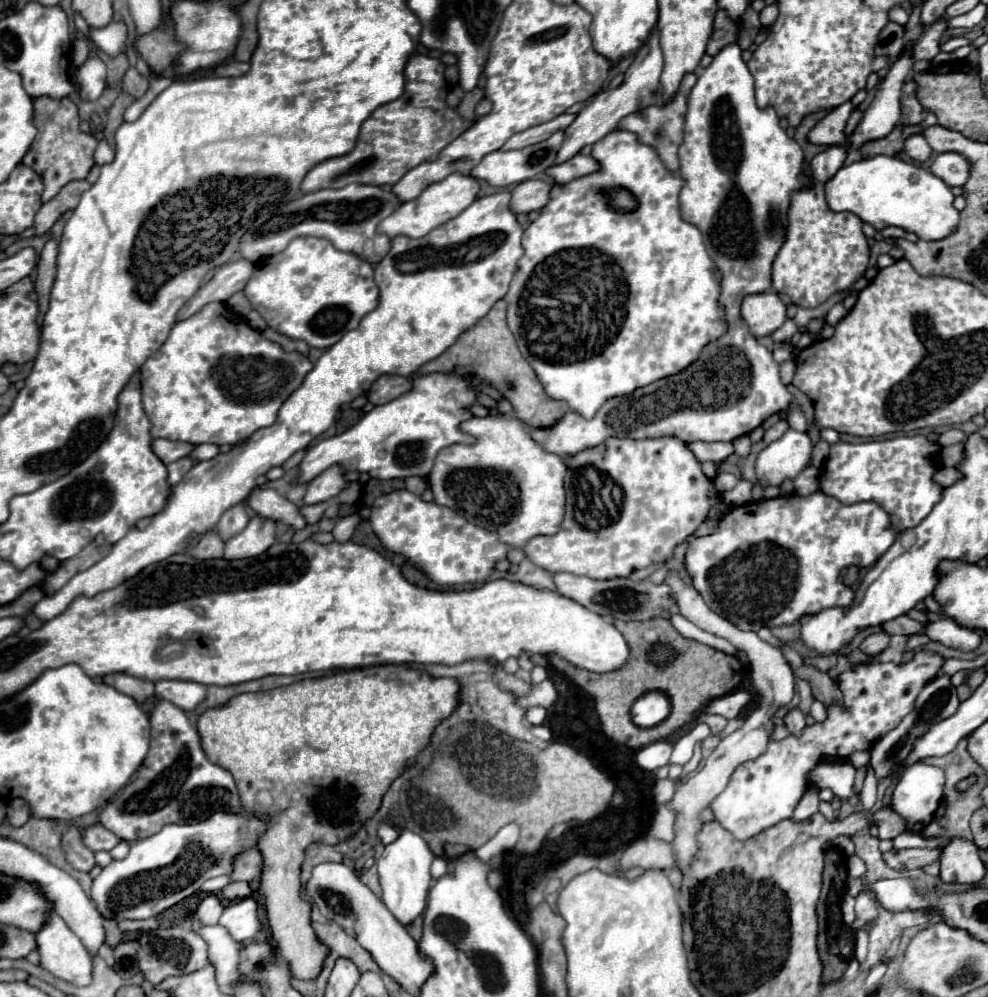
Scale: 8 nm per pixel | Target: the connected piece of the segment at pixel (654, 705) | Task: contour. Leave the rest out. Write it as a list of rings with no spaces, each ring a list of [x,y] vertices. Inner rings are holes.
[[[648,691],[632,705],[632,721],[638,727],[654,727],[670,715],[670,707],[672,705],[668,703],[668,697],[662,691]]]

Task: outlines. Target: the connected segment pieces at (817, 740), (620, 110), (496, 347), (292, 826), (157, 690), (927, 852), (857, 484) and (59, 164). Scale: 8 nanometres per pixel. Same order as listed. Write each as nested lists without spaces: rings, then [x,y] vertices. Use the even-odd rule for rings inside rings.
[[[920,651],[904,665],[862,663],[856,669],[842,673],[838,685],[844,693],[844,701],[842,705],[832,705],[828,709],[828,719],[824,723],[806,727],[800,737],[788,735],[784,741],[772,741],[762,757],[750,761],[746,769],[736,769],[728,787],[710,803],[718,823],[736,839],[748,839],[762,829],[792,817],[794,807],[808,789],[808,771],[824,755],[848,757],[852,751],[870,749],[870,743],[880,739],[882,733],[892,731],[910,713],[924,683],[936,677],[942,661],[940,655]]]
[[[654,29],[654,33],[650,35],[648,43],[638,51],[636,59],[632,61],[632,65],[628,67],[626,75],[624,75],[624,81],[620,87],[612,89],[612,91],[602,91],[596,95],[596,99],[586,105],[576,121],[566,129],[564,133],[564,141],[562,141],[562,147],[556,155],[556,163],[566,163],[568,159],[572,159],[572,155],[578,155],[582,151],[582,147],[586,145],[594,145],[596,141],[604,139],[604,135],[612,133],[618,125],[618,121],[634,111],[640,111],[648,105],[654,105],[660,101],[660,73],[662,73],[662,51],[660,51],[660,45],[658,45],[658,31]]]
[[[498,301],[492,311],[478,321],[472,329],[464,331],[458,341],[448,347],[440,357],[426,363],[420,373],[434,373],[434,371],[460,371],[460,373],[476,373],[482,381],[496,387],[512,405],[514,413],[520,421],[524,421],[528,427],[548,427],[554,425],[562,413],[568,411],[568,403],[556,401],[546,395],[540,379],[536,379],[536,373],[528,365],[528,361],[520,355],[514,335],[510,333],[506,325],[506,303]]]
[[[378,665],[378,667],[364,667],[364,669],[350,669],[350,671],[338,671],[332,675],[324,675],[324,677],[314,677],[314,679],[302,679],[296,683],[290,683],[286,687],[276,687],[270,691],[260,691],[260,693],[244,693],[244,695],[236,695],[232,697],[224,707],[214,707],[208,709],[200,715],[198,719],[198,733],[202,739],[202,747],[204,753],[208,755],[208,759],[220,767],[224,767],[226,771],[232,773],[232,777],[236,779],[236,787],[242,799],[242,805],[246,811],[250,813],[260,813],[266,815],[270,821],[270,829],[266,831],[266,835],[260,839],[258,849],[266,861],[266,869],[264,869],[264,877],[262,877],[262,889],[266,893],[266,913],[268,913],[268,921],[270,921],[270,929],[274,935],[274,941],[278,945],[278,951],[282,955],[282,959],[290,965],[290,971],[296,979],[300,981],[310,981],[316,979],[322,969],[324,969],[324,961],[328,957],[328,947],[324,947],[324,943],[320,943],[320,939],[316,939],[316,931],[312,927],[312,903],[306,901],[302,897],[302,879],[300,879],[300,867],[304,861],[304,849],[310,843],[324,843],[324,845],[338,845],[348,841],[352,835],[356,835],[366,821],[370,821],[376,811],[382,807],[382,797],[386,795],[386,791],[390,789],[390,785],[394,783],[394,779],[398,779],[406,767],[414,765],[418,755],[422,753],[422,749],[426,745],[432,743],[434,731],[440,725],[440,721],[448,719],[448,715],[452,715],[452,711],[460,705],[460,681],[452,679],[452,677],[432,677],[428,675],[428,671],[424,669],[412,669],[406,665]],[[264,791],[268,791],[272,795],[272,805],[264,805]]]
[[[158,681],[154,685],[154,695],[148,697],[144,703],[140,703],[140,709],[150,715],[156,707],[158,701],[166,699],[170,703],[174,703],[176,707],[184,709],[184,711],[192,711],[196,709],[196,705],[206,697],[206,687],[200,683],[192,683],[192,681]]]
[[[892,849],[884,853],[884,861],[898,871],[906,869],[920,869],[934,861],[940,861],[942,849]]]
[[[900,435],[886,441],[866,441],[866,443],[836,443],[830,445],[830,457],[826,459],[820,471],[820,491],[826,495],[836,497],[844,505],[852,505],[858,501],[874,501],[878,503],[888,515],[890,525],[896,533],[916,527],[940,501],[944,487],[934,481],[934,473],[938,471],[936,453],[940,453],[940,445],[928,441],[924,435]]]
[[[38,97],[34,99],[34,123],[38,127],[38,135],[30,147],[30,151],[24,155],[22,163],[30,169],[34,169],[44,179],[44,193],[42,203],[50,201],[66,183],[74,179],[86,179],[90,173],[94,159],[94,147],[98,139],[90,133],[80,131],[80,117],[78,107],[70,97],[62,99],[50,99],[50,97]]]

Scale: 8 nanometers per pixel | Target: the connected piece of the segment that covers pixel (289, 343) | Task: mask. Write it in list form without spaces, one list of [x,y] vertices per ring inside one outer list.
[[[270,327],[264,331],[264,337],[270,339],[270,341],[276,341],[278,345],[282,345],[284,351],[300,351],[300,353],[304,353],[304,355],[308,353],[308,343],[304,343],[304,341],[296,341],[296,339],[290,339],[290,337],[286,337],[286,335],[282,335],[282,333],[270,329]]]

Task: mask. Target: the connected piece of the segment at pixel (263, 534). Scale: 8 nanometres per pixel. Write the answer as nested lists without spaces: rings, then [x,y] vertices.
[[[264,517],[250,519],[248,527],[226,543],[224,559],[250,559],[262,555],[264,551],[268,551],[268,547],[276,543],[274,527],[276,523],[272,519]]]

